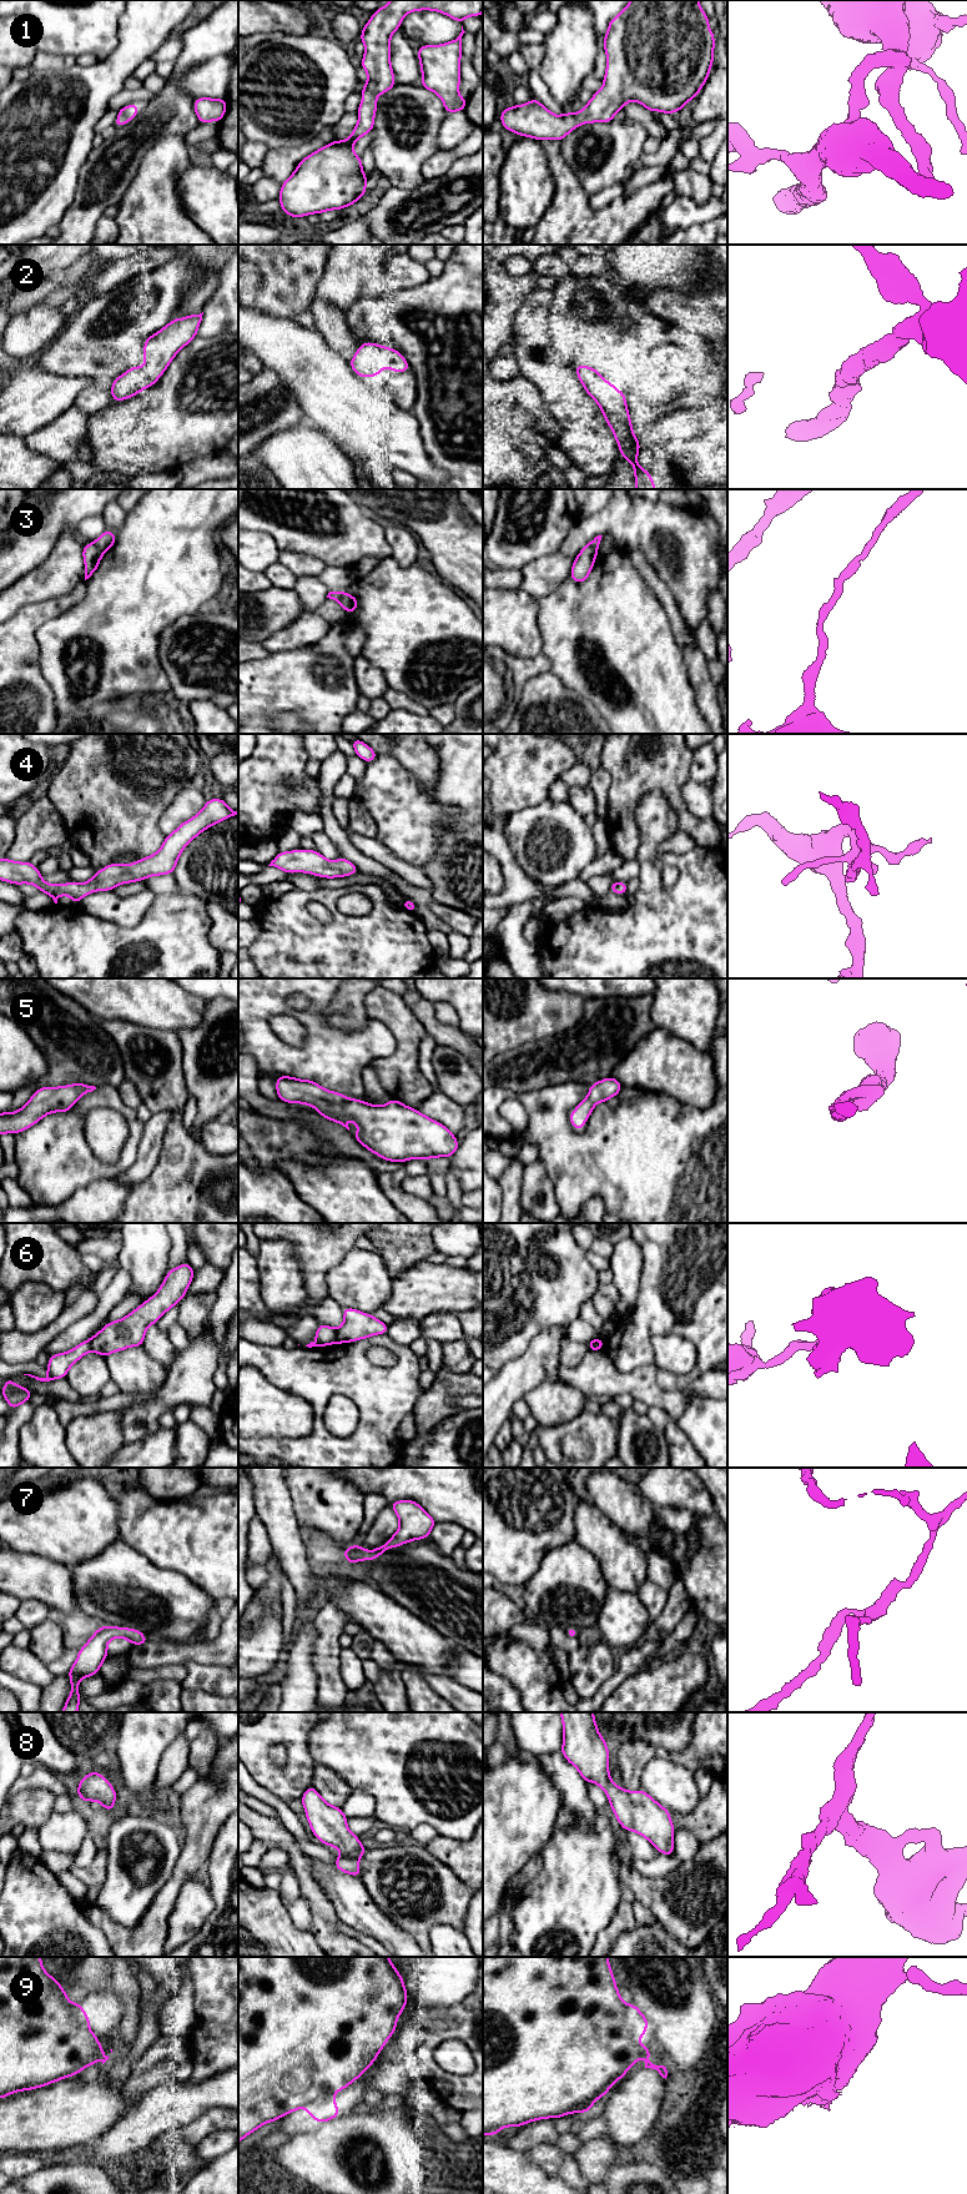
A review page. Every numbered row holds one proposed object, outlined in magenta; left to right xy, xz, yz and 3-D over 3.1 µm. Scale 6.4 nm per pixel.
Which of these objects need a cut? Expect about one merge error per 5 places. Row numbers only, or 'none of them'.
3, 6, 9

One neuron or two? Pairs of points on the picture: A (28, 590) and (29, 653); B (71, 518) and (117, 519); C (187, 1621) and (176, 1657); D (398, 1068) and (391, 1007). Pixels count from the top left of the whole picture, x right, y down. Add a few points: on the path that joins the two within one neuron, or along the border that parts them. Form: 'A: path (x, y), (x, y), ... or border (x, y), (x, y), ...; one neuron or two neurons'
A: border (56, 597), (26, 603), (13, 615); two neurons
B: border (110, 502), (101, 513); two neurons
C: border (152, 1640), (192, 1641); two neurons
D: path (403, 1053), (402, 1022); one neuron

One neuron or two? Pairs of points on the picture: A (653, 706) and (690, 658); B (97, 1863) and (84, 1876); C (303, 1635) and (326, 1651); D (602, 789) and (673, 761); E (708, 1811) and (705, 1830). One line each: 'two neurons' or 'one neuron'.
A: two neurons
B: one neuron
C: two neurons
D: two neurons
E: one neuron

